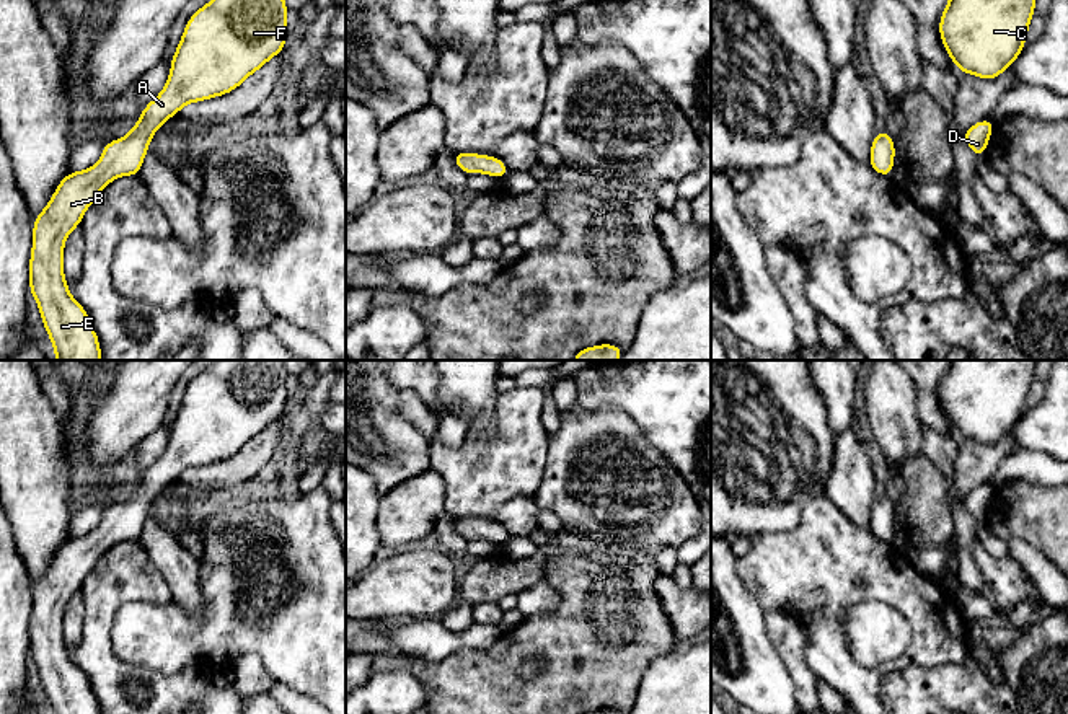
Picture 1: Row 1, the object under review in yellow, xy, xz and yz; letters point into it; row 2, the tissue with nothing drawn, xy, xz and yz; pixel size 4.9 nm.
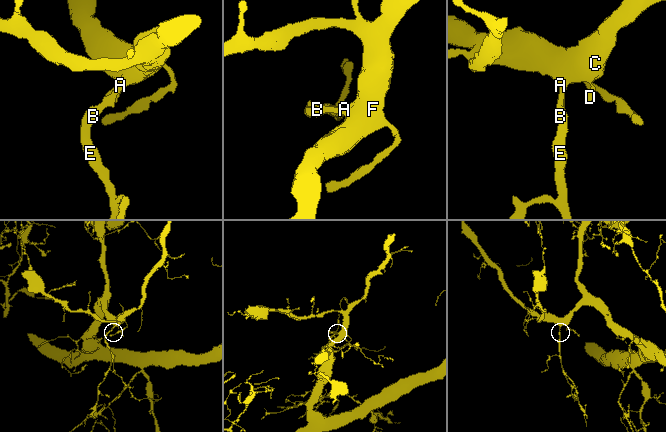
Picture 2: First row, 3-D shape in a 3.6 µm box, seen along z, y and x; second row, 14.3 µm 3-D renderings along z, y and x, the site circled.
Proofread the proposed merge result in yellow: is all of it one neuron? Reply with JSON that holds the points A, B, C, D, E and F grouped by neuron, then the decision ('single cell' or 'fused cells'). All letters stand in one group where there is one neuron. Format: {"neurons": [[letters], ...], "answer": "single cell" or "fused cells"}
{"neurons": [["A", "B", "C", "D", "E", "F"]], "answer": "single cell"}

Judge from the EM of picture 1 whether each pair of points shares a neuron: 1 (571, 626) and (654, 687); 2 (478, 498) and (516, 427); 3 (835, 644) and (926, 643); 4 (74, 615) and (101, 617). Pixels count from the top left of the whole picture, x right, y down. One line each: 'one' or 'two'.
1: two
2: one
3: one
4: two

